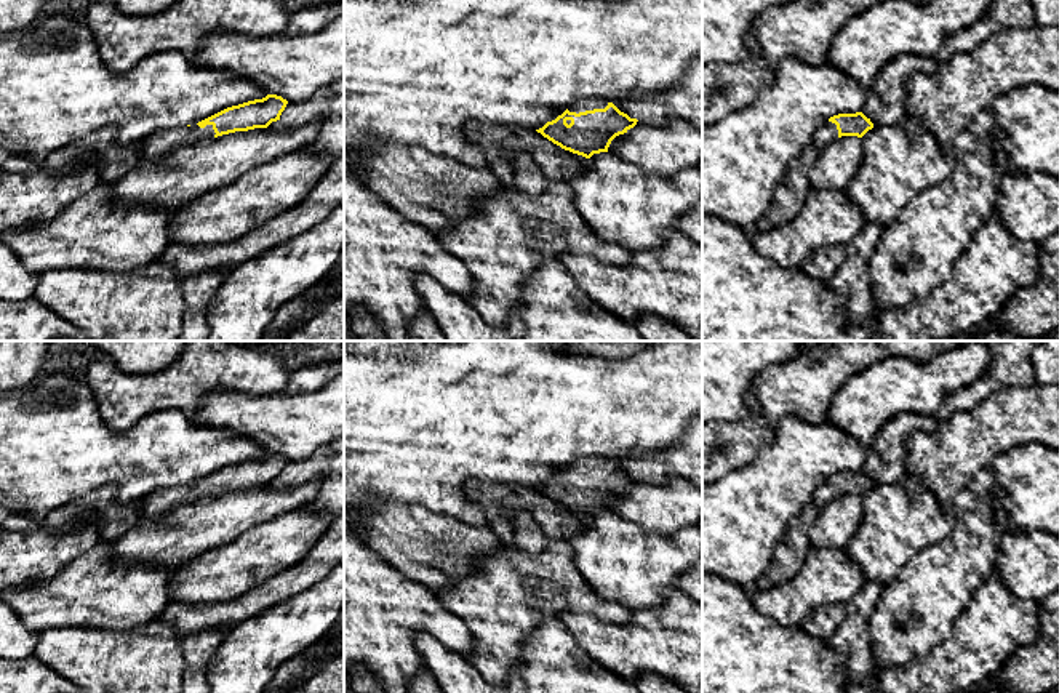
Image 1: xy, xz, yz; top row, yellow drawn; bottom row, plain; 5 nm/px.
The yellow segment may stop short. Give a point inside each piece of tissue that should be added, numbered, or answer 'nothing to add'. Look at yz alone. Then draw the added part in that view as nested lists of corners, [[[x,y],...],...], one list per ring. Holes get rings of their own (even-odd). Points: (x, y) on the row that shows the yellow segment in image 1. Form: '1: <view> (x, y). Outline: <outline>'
1: yz (827, 132). Outline: [[[824,122],[821,125],[821,128],[814,133],[814,138],[813,138],[813,144],[822,150],[825,149],[832,141],[835,141],[838,138],[838,130],[837,130],[837,125],[832,123],[832,122]]]

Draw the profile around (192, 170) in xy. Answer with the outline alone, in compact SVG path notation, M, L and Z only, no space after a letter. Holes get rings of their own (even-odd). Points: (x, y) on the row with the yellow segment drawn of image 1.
M322 118L288 131L254 128L176 149L154 163L138 163L114 182L114 205L176 211L194 198L232 184L250 170L312 144Z

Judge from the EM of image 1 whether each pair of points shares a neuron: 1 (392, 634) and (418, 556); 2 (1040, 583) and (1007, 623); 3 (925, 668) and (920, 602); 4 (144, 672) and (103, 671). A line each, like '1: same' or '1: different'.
1: different
2: different
3: different
4: same

